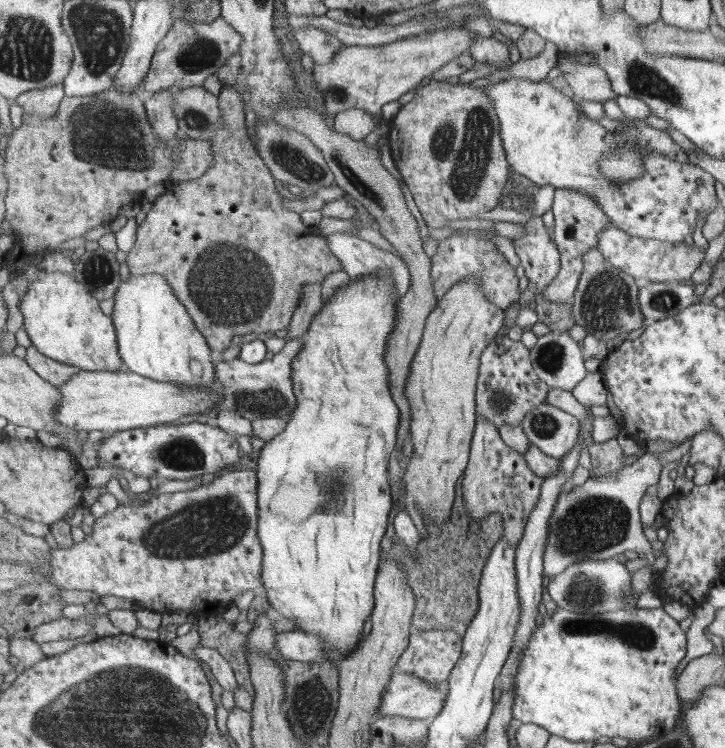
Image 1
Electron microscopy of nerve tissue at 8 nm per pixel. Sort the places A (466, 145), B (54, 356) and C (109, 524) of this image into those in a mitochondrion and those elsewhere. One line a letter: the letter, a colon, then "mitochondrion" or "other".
A: mitochondrion
B: other
C: other

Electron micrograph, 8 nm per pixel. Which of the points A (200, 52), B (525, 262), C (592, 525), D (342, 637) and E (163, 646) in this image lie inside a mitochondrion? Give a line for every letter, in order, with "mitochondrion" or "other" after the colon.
A: mitochondrion
B: other
C: mitochondrion
D: other
E: other

